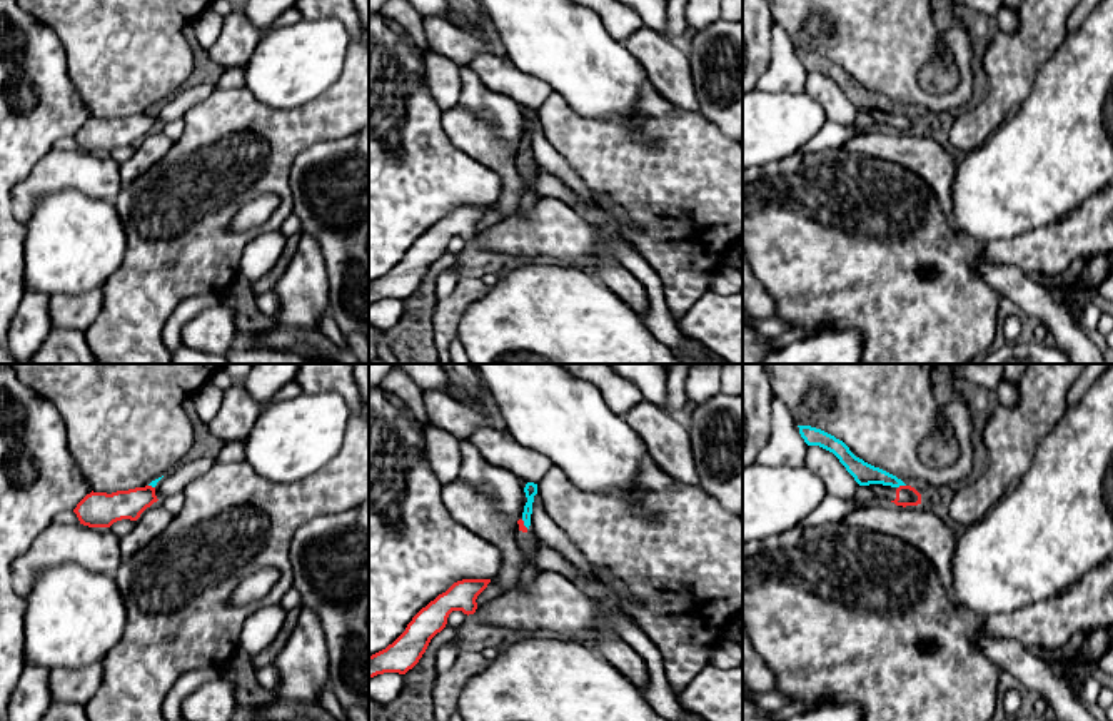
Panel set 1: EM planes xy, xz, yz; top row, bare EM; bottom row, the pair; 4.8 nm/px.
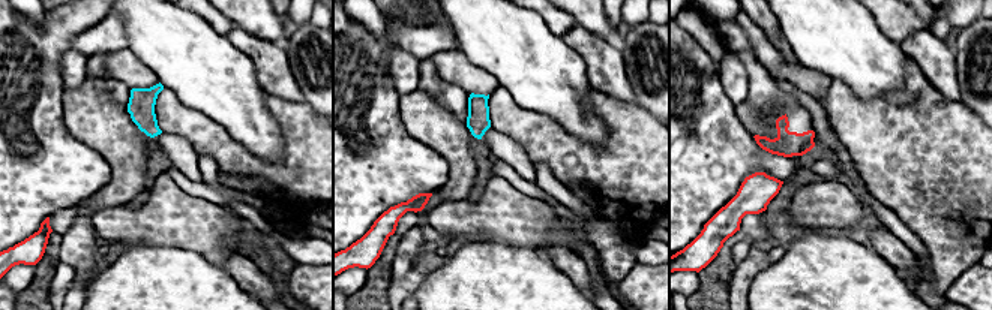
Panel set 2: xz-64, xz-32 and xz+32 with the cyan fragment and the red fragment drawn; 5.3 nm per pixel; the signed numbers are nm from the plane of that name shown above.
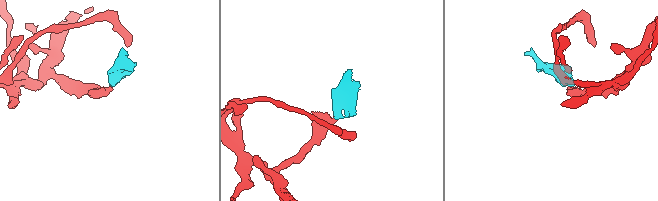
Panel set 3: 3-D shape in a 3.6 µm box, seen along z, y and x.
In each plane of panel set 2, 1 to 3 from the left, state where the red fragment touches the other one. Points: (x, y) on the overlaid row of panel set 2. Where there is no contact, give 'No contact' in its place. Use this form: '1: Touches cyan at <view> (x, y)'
1: No contact
2: No contact
3: No contact

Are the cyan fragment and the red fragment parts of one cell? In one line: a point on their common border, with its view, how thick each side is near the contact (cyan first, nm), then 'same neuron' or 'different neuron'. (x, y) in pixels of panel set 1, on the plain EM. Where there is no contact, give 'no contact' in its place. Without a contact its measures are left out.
yz (901, 110) | 110/100 nm | different neuron

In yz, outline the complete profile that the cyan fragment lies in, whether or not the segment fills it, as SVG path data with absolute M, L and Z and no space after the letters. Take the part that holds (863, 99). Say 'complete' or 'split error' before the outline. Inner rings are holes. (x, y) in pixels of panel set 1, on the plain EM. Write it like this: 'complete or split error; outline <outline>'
complete; outline M798 52L798 53L801 63L808 72L819 72L833 78L859 112L869 112L869 110L883 110L891 113L906 112L896 102L856 83L849 77L849 73L834 62L811 52Z

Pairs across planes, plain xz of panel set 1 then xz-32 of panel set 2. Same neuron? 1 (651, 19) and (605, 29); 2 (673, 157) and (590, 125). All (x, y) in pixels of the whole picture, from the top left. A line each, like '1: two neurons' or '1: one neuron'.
1: one neuron
2: two neurons

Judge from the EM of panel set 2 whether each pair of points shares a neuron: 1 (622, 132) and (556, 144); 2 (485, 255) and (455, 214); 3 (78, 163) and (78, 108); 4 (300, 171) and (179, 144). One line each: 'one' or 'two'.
1: one
2: two
3: two
4: two

